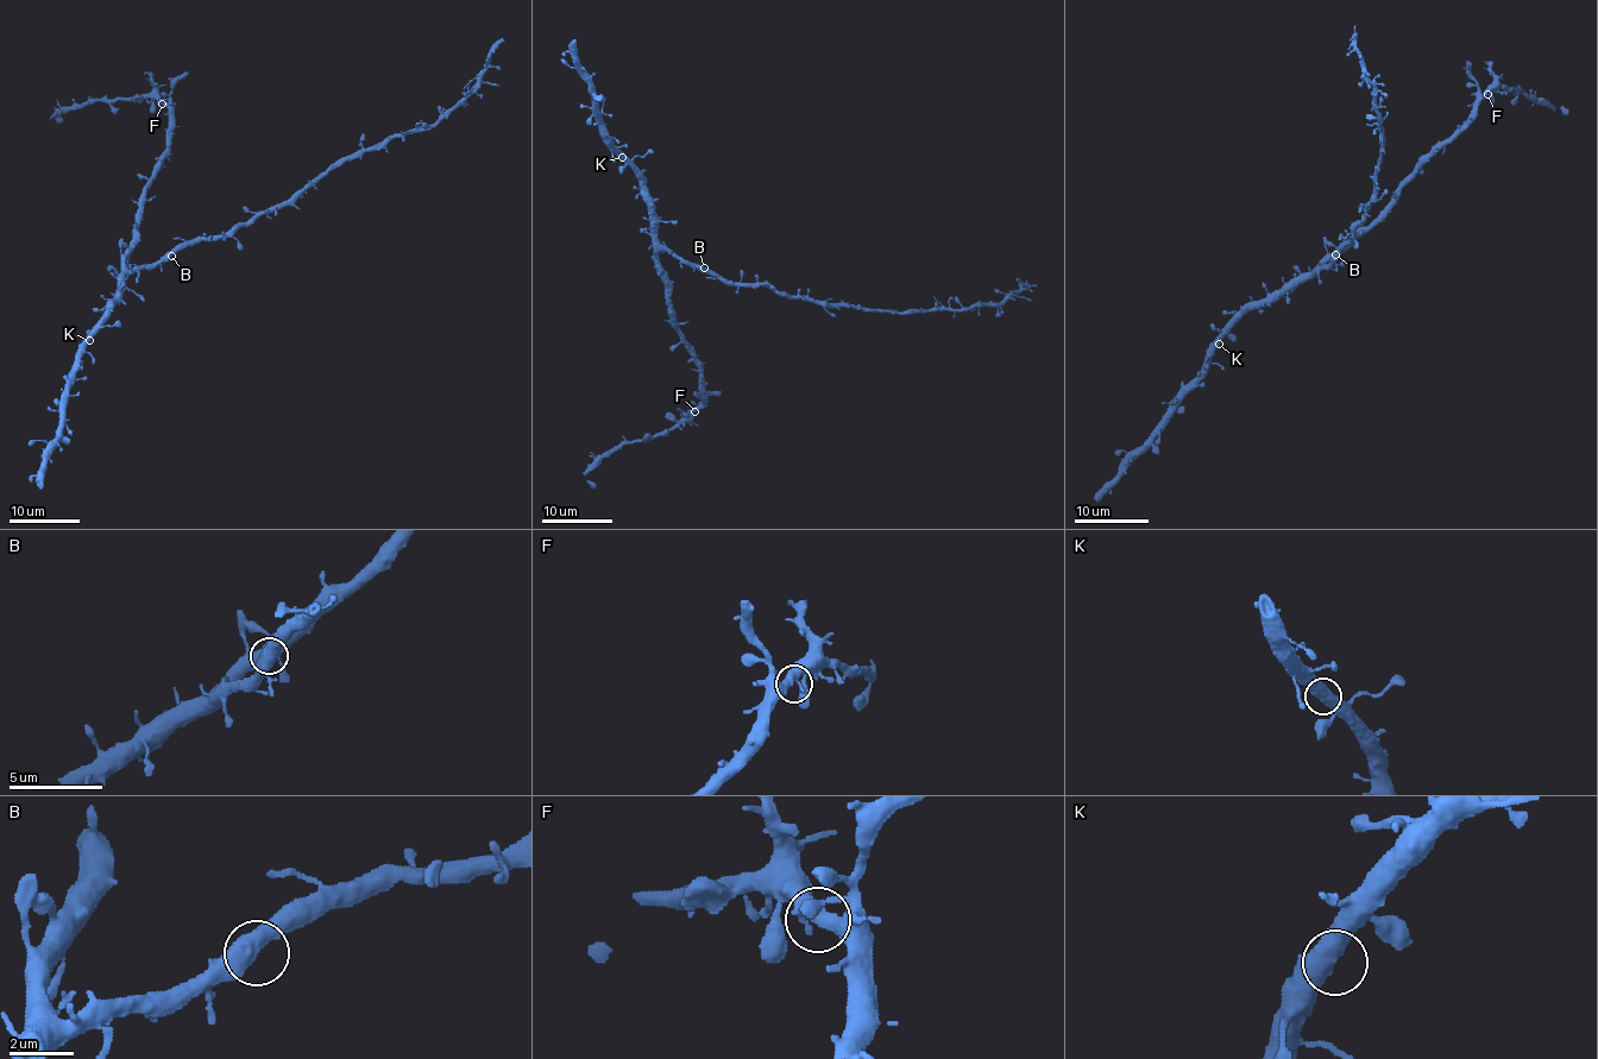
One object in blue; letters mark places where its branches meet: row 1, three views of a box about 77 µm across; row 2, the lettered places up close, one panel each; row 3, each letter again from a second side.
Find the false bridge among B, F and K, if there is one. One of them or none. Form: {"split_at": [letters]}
{"split_at": []}

